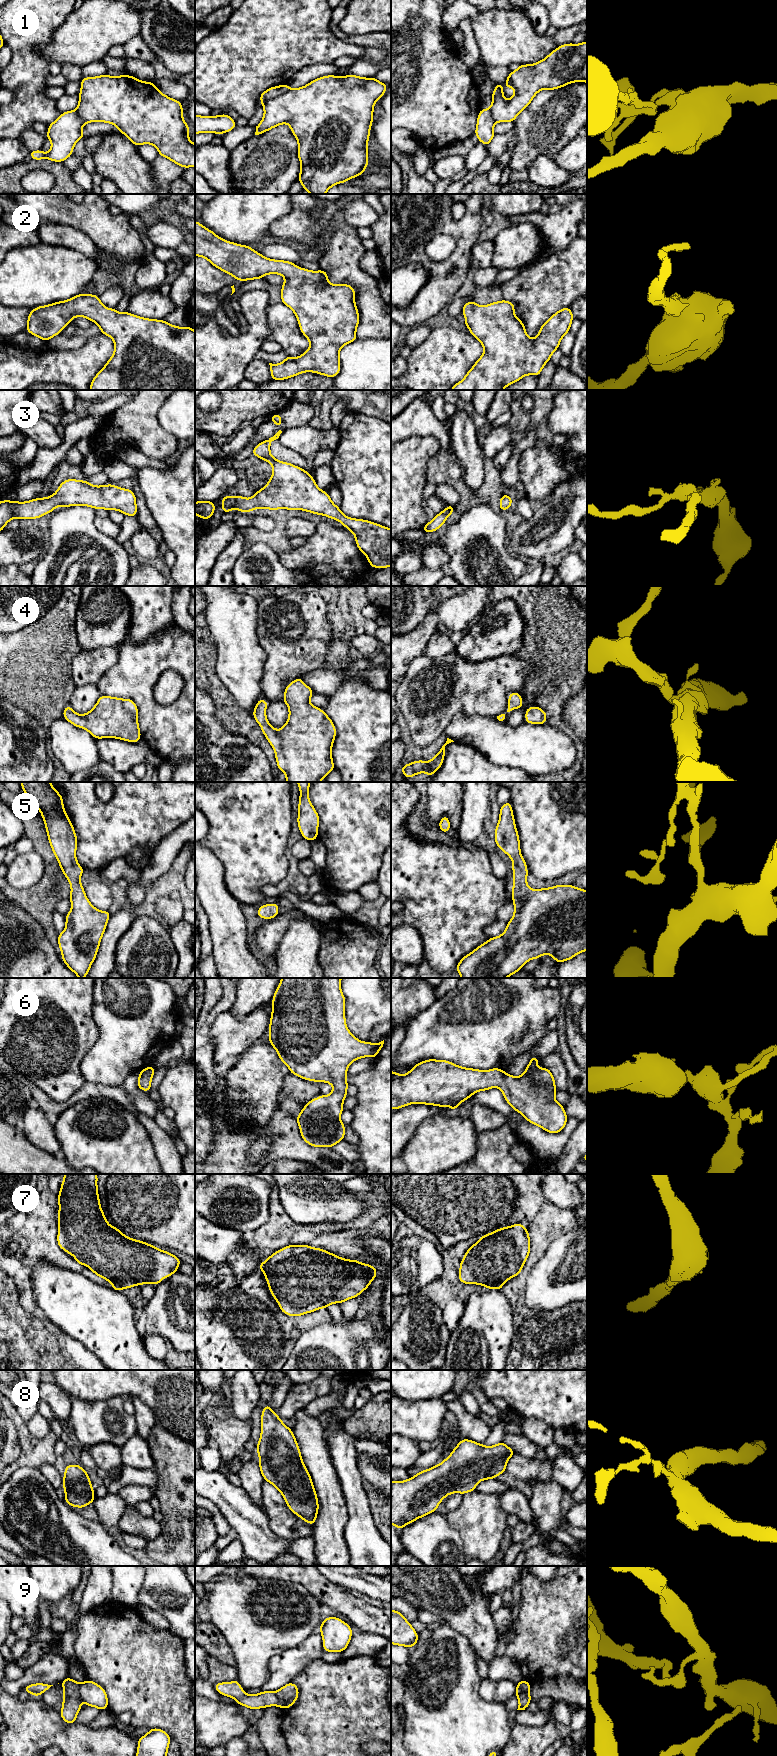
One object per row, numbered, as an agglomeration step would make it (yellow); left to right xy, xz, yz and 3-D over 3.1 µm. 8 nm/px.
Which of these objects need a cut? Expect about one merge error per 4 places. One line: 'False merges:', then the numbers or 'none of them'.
False merges: 9

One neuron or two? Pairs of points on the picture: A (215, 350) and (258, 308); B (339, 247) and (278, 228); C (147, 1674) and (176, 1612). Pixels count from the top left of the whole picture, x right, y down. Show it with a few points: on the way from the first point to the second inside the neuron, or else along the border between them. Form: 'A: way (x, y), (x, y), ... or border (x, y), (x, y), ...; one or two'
A: way (230, 350), (235, 350), (257, 328), (257, 323); one
B: border (329, 231), (322, 237), (322, 242), (315, 249); two
C: border (168, 1629), (184, 1640); two

